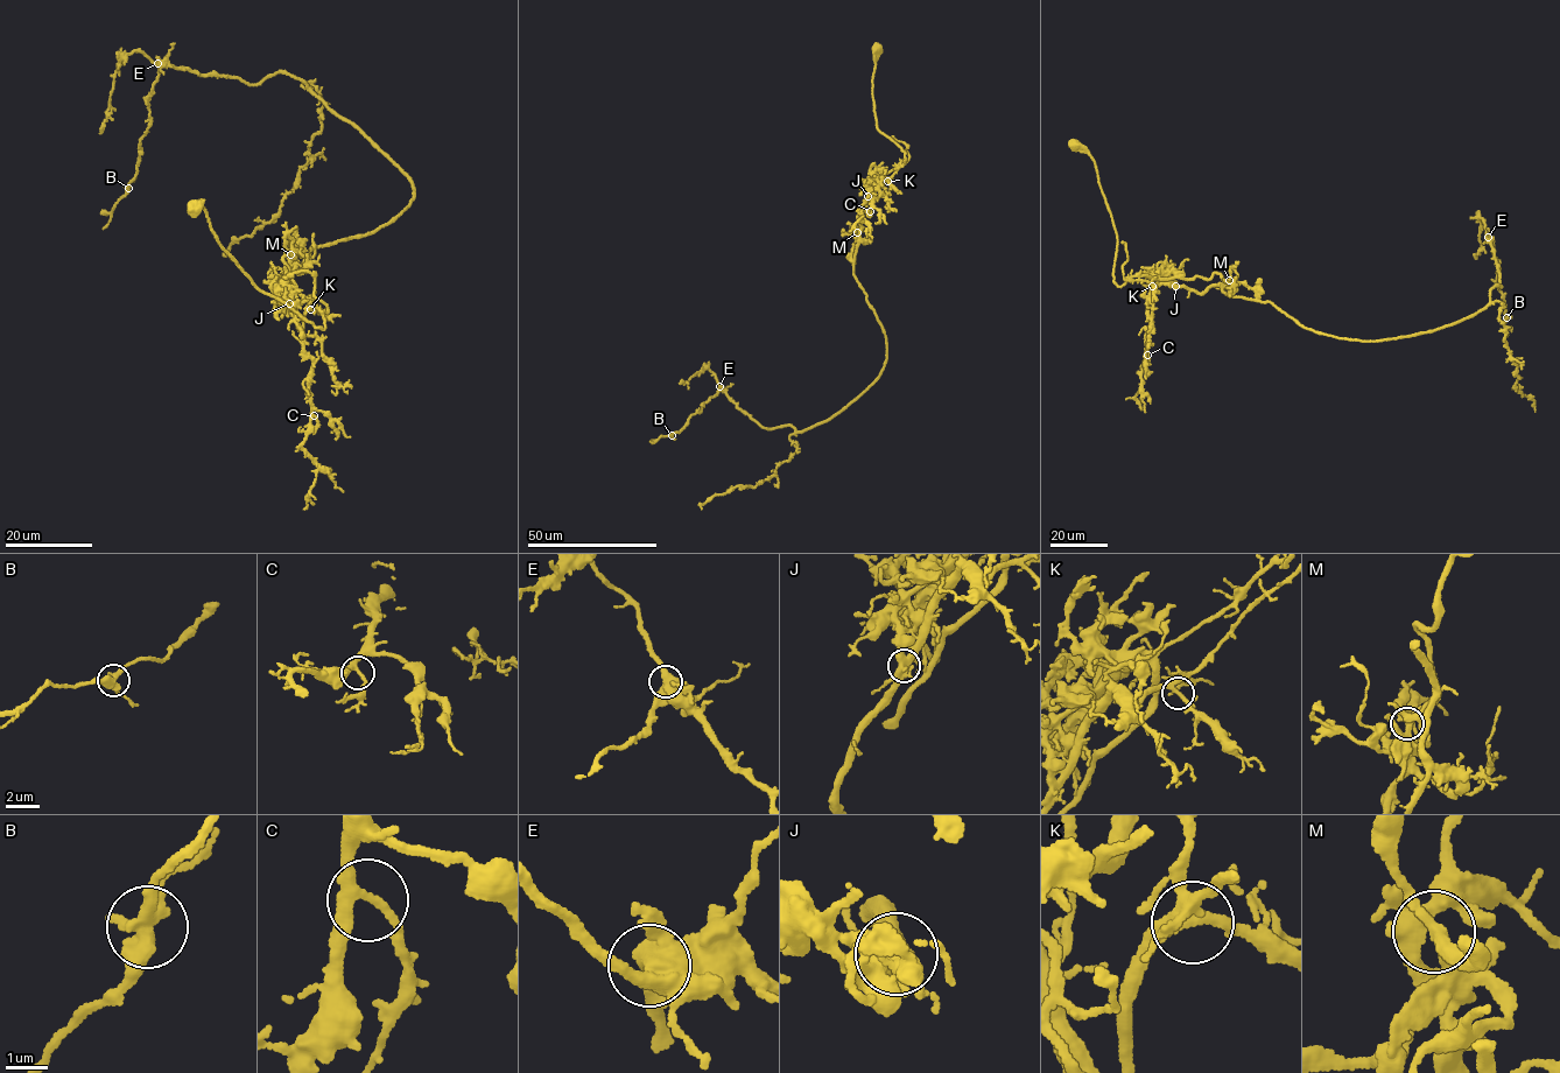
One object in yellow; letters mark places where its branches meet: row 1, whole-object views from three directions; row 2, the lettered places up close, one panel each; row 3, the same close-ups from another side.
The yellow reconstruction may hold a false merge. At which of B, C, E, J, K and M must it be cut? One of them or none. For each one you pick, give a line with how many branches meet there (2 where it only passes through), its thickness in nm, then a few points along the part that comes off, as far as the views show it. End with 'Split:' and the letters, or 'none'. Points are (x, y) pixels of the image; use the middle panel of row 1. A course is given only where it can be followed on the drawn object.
J: Branches: 3. Thickness 500 nm. Course of the part to remove: (868, 196), (854, 275), (886, 342), (877, 380), (796, 432), (761, 427), (719, 390), (680, 432), (650, 441)
Split: J

